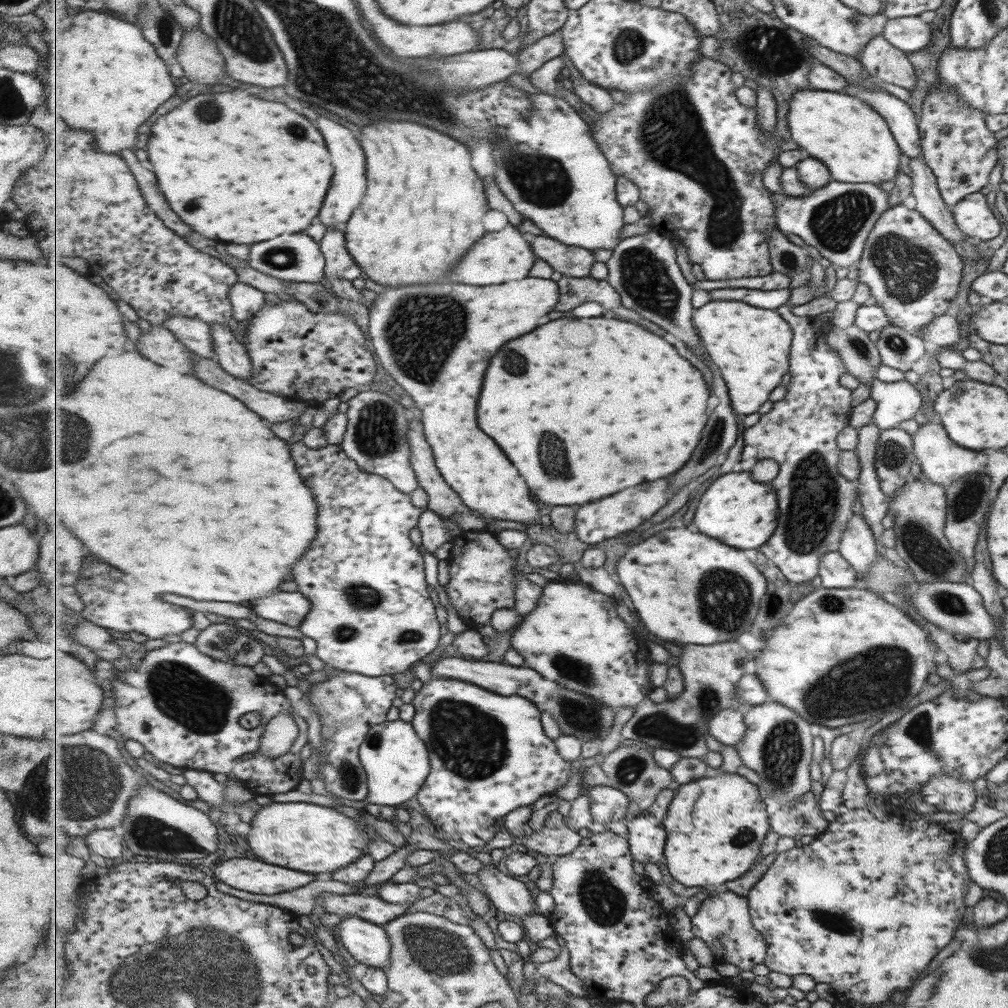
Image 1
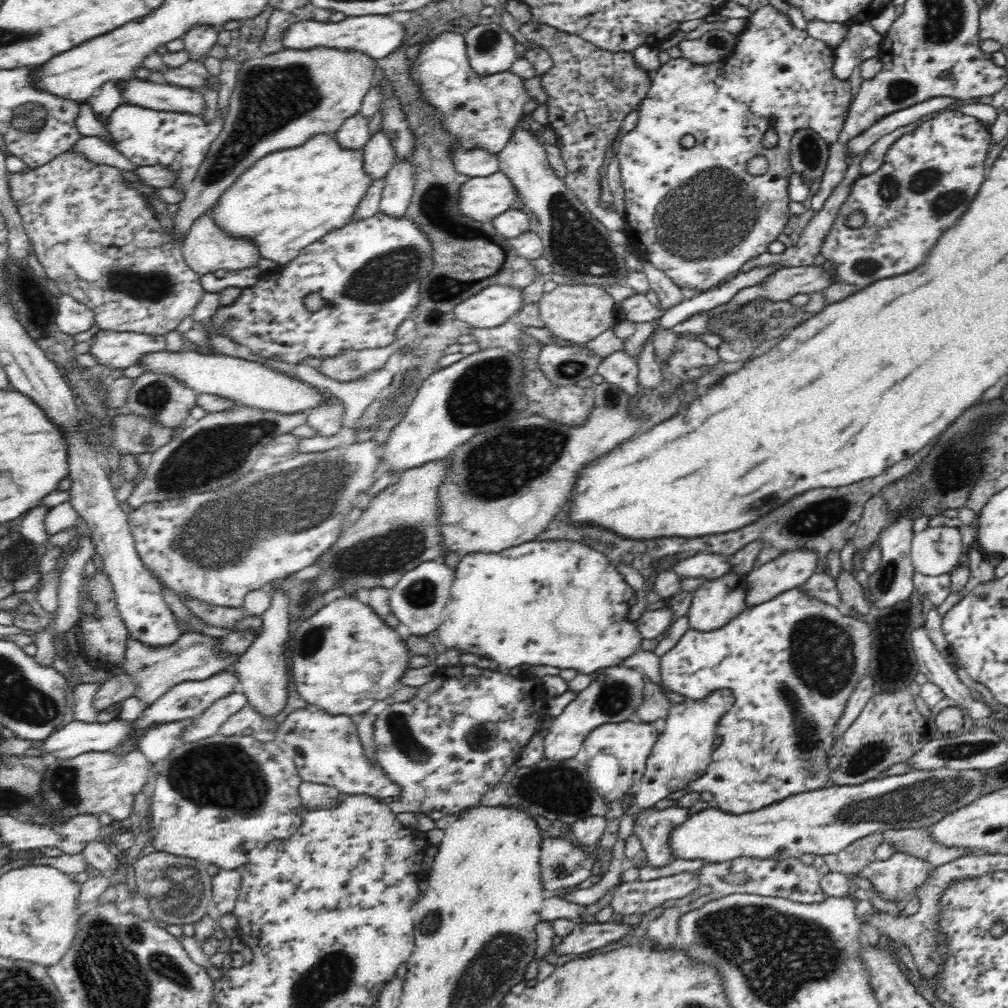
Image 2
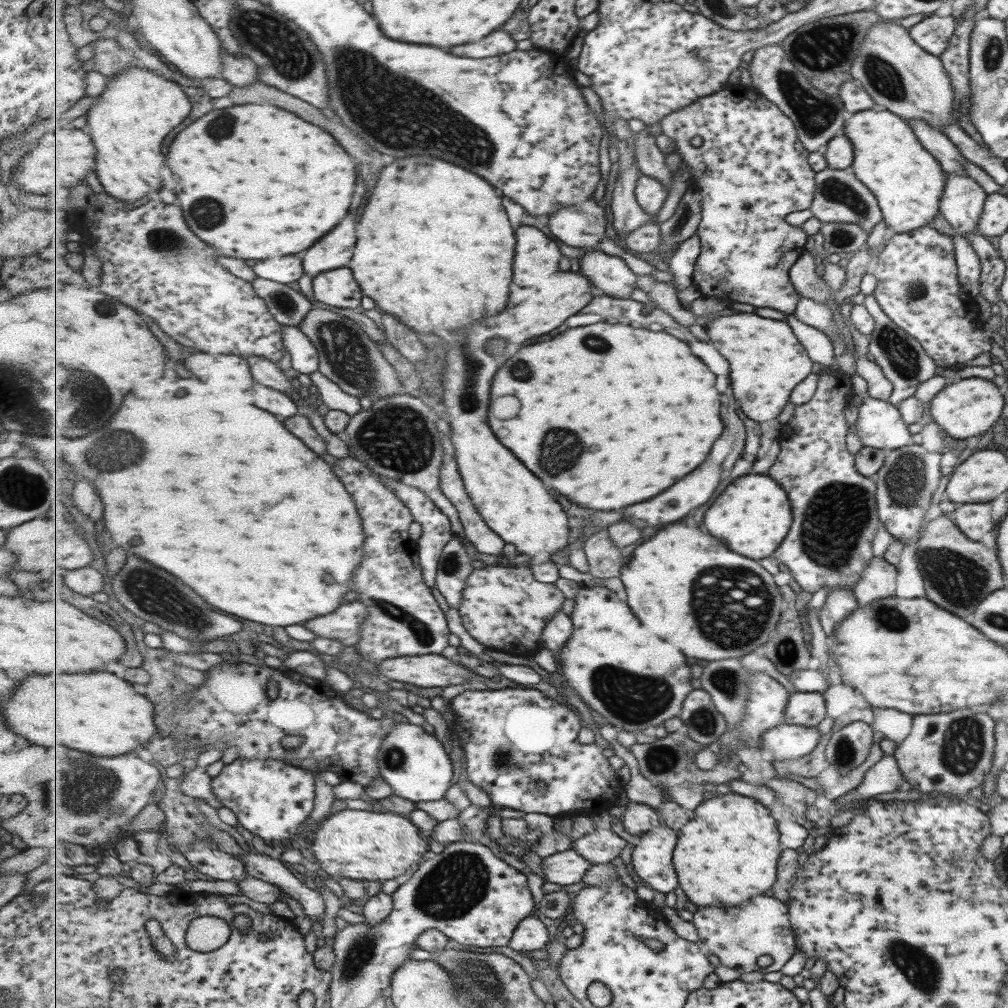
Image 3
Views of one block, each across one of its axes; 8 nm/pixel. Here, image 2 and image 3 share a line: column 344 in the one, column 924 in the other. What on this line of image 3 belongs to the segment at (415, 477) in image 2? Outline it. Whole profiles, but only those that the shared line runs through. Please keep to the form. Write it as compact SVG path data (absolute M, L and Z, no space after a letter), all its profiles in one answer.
M947 515L926 522L914 546L924 597L955 616L965 618L989 592L1003 586L995 552L987 550L981 542L969 540Z

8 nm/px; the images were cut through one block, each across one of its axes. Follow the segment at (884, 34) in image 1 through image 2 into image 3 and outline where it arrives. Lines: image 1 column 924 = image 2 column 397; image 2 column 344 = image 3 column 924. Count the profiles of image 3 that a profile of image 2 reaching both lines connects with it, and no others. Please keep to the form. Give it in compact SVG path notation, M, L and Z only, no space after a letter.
M933 13L911 26L908 36L925 52L939 56L945 50L947 41L952 39L955 28L955 20L950 15L941 18Z

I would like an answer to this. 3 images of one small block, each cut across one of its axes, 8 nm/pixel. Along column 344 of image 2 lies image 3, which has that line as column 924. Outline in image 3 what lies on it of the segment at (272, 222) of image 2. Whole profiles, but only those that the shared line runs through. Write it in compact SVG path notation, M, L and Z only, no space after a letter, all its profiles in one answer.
M867 109L851 113L843 125L842 136L849 140L853 149L853 160L849 168L855 178L875 197L889 234L911 232L924 227L935 214L939 213L938 202L945 175L937 160L919 144L911 127L900 116L885 109L881 111Z

